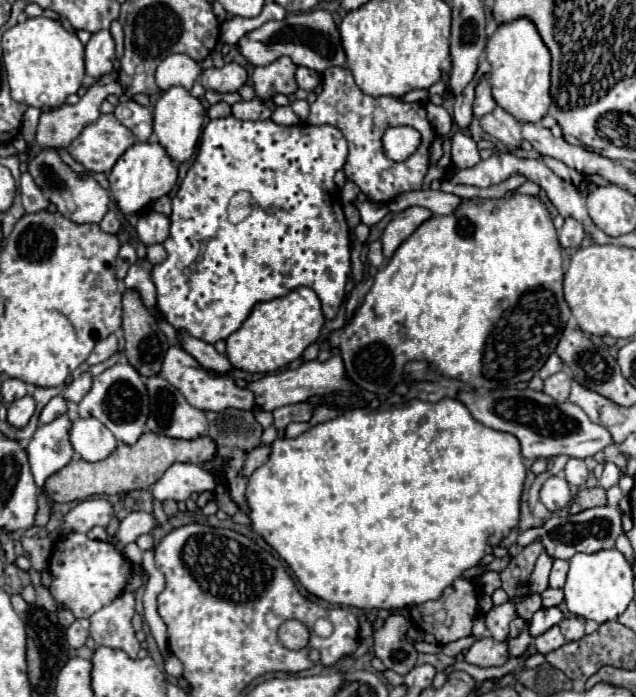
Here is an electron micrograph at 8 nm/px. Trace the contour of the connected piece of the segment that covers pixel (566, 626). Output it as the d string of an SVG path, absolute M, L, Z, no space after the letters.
M565 618L561 624L559 624L565 640L579 640L585 636L585 620L583 618Z

